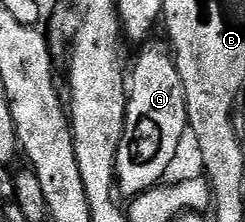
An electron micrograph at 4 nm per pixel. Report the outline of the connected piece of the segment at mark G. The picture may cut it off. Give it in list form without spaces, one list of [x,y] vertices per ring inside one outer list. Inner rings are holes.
[[[149,42],[130,71],[125,129],[116,155],[116,186],[121,196],[135,197],[157,186],[172,163],[182,133],[189,126],[183,82],[171,52]]]

